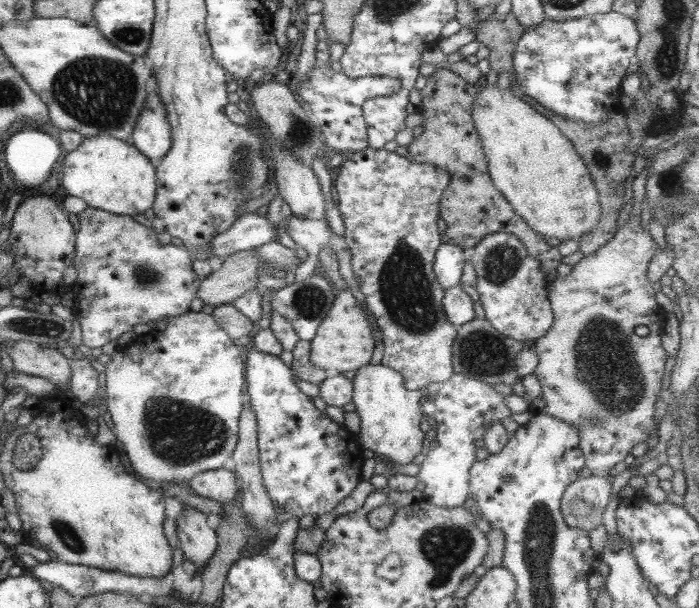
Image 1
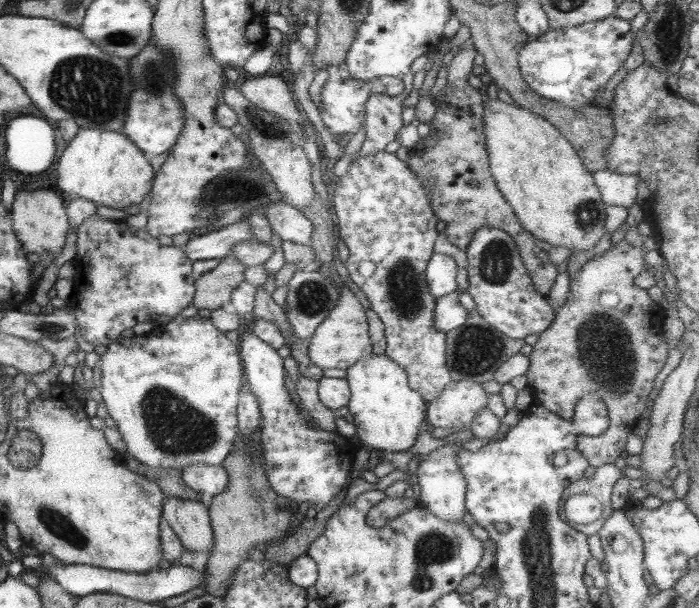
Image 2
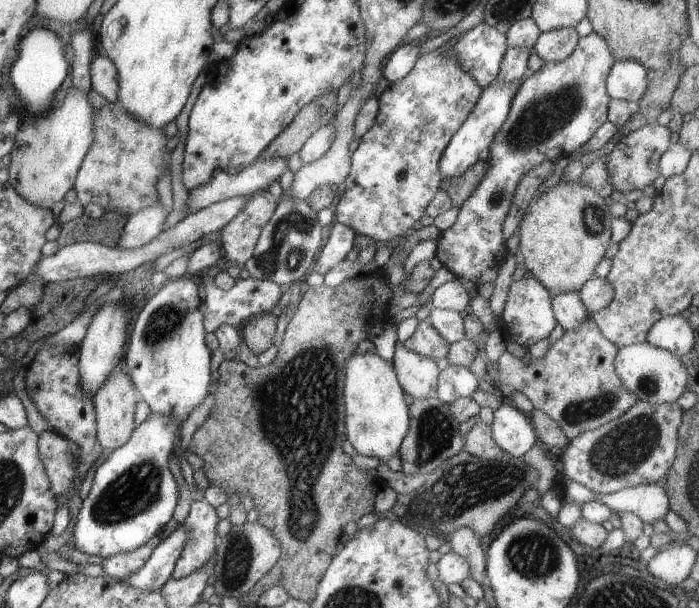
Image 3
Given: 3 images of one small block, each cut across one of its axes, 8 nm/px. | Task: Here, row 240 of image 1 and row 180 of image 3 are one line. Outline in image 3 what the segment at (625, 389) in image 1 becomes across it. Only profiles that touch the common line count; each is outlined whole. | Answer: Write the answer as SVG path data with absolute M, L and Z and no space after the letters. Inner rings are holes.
M647 123L637 130L623 135L604 158L612 190L620 192L623 198L633 189L642 190L651 185L659 175L659 157L668 149L670 129L658 123Z

